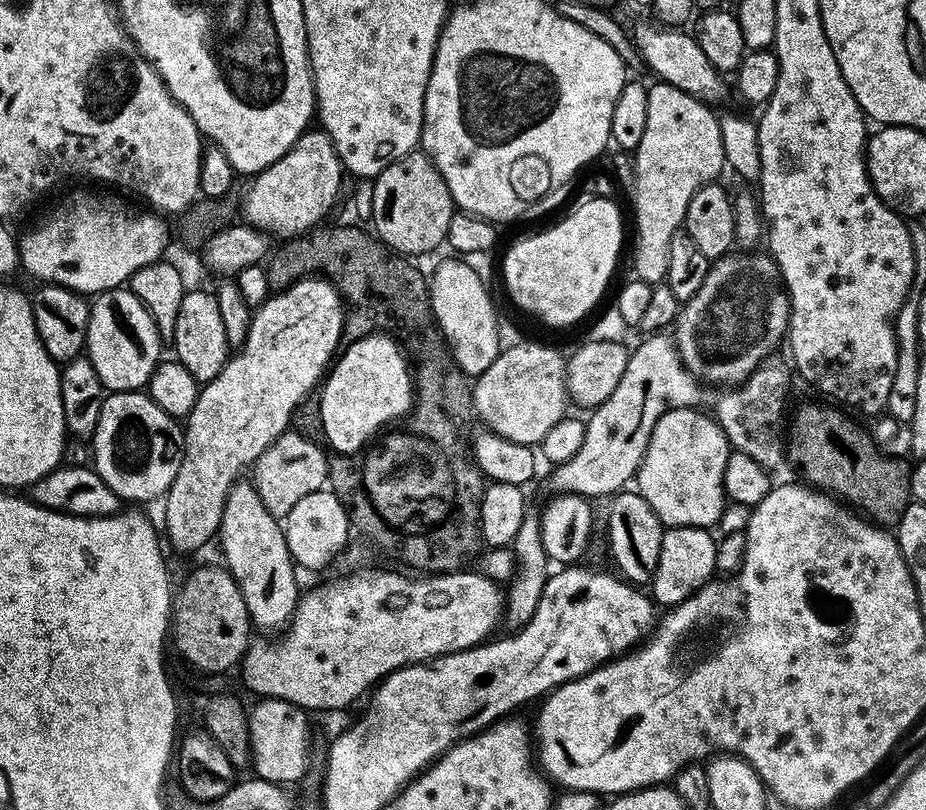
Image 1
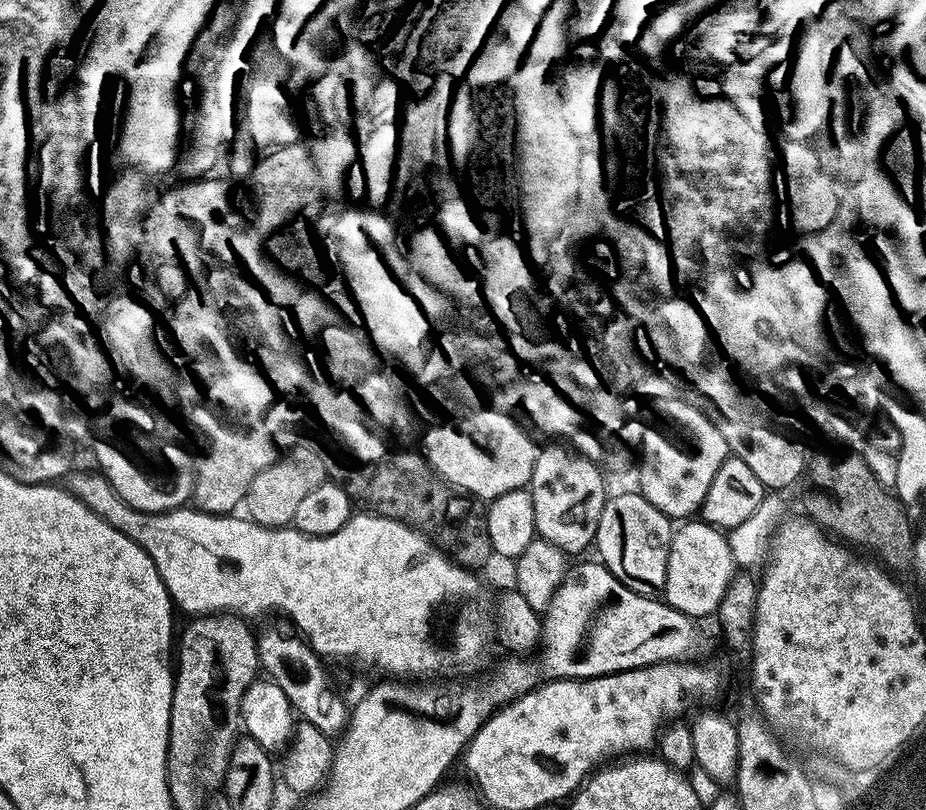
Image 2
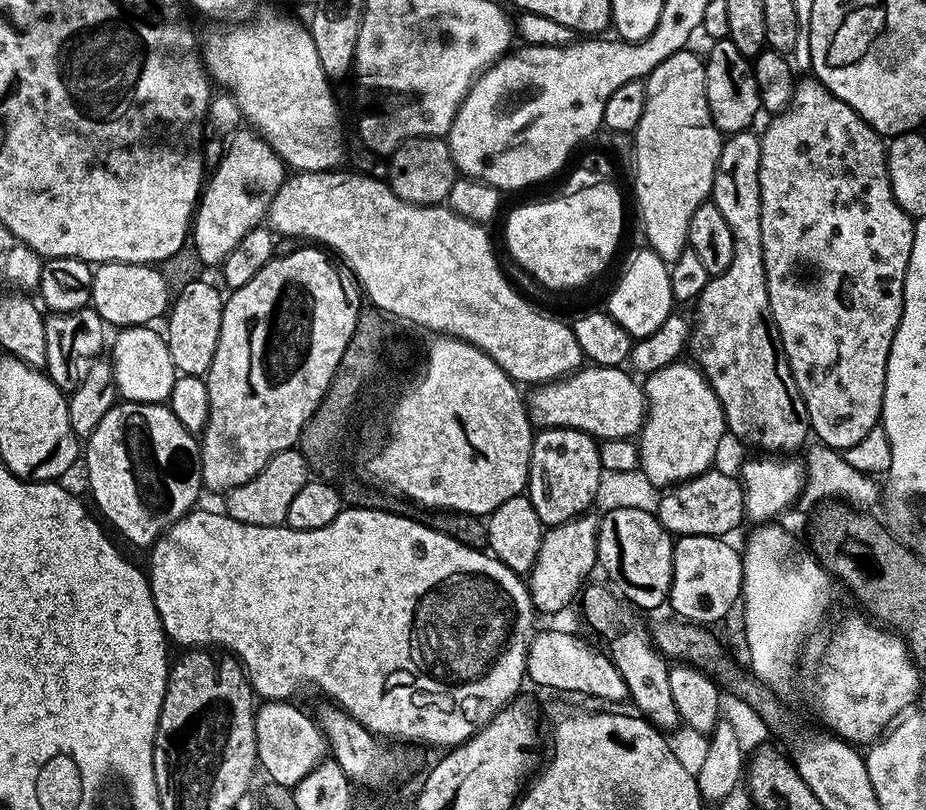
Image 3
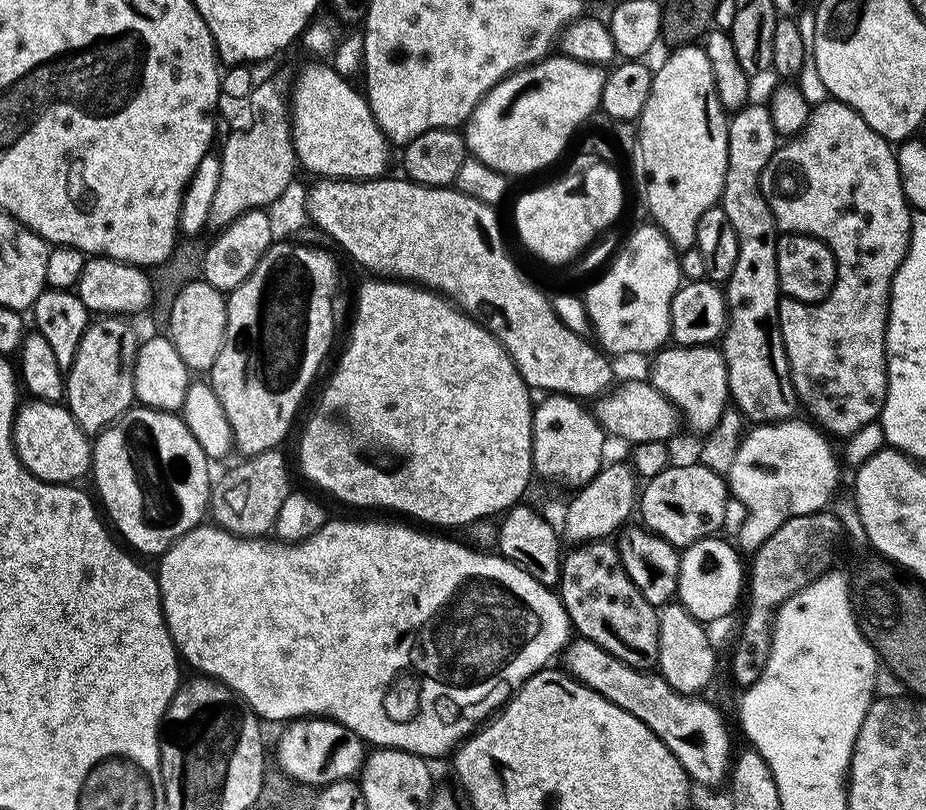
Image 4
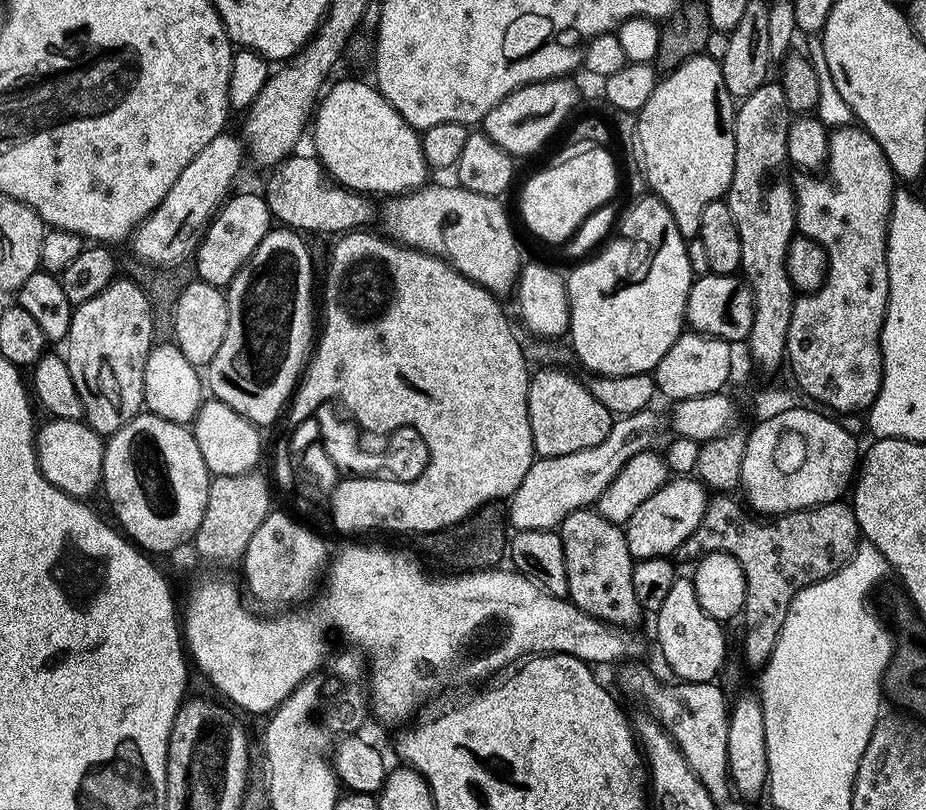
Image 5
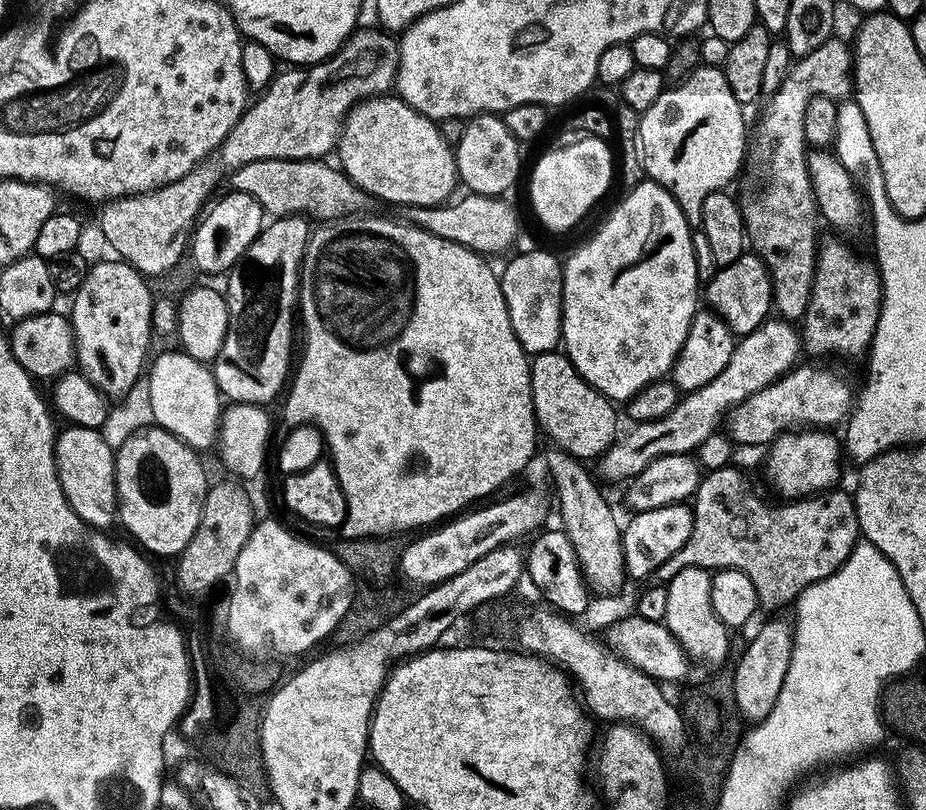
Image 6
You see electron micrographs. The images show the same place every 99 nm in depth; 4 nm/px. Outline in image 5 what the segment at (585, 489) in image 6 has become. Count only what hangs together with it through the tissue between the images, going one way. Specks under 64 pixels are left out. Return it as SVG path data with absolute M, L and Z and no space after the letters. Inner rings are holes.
M591 507L578 508L572 512L558 526L562 550L566 554L566 582L568 583L567 599L576 607L582 609L588 616L595 620L602 620L605 624L621 630L632 630L632 627L642 617L642 609L638 598L634 594L632 581L632 565L634 563L628 543L624 537L623 527L602 517Z

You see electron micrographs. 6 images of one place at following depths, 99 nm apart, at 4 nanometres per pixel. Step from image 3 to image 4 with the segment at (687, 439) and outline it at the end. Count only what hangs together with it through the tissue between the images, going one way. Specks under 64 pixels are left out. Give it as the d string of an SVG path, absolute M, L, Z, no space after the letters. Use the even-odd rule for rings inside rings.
M665 346L655 353L650 383L686 417L686 424L699 434L707 434L729 407L728 371L723 351L719 347Z

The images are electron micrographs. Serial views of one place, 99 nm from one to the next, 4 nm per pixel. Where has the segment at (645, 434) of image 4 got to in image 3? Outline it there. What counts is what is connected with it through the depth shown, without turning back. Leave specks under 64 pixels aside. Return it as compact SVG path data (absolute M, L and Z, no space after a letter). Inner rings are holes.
M584 366L555 380L541 382L527 393L528 415L540 428L580 428L599 438L635 437L646 419L646 393L641 381L623 367Z

